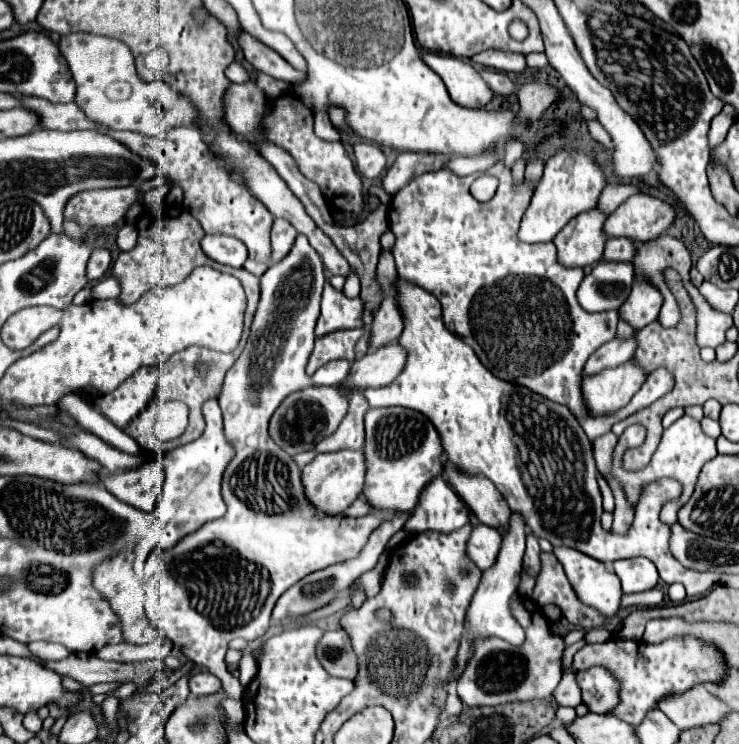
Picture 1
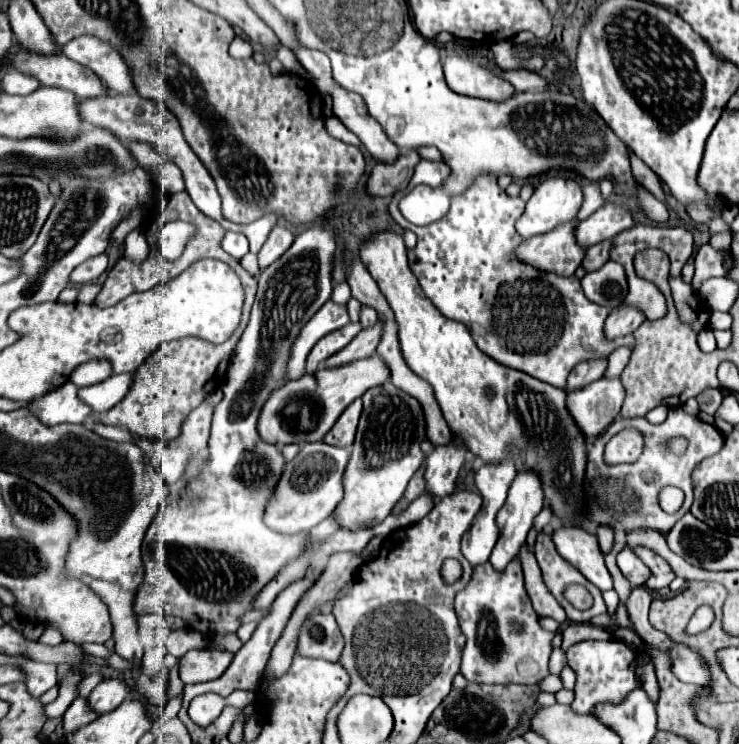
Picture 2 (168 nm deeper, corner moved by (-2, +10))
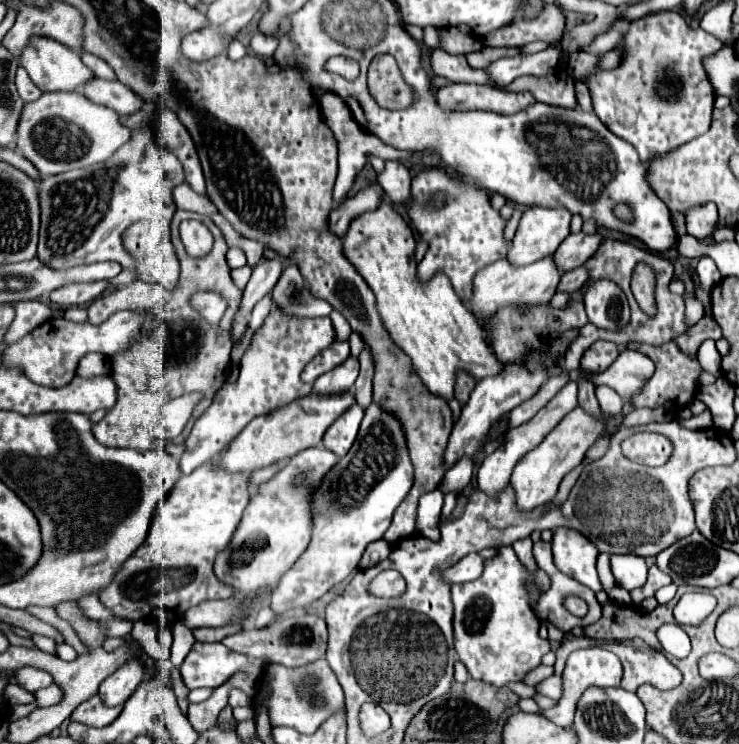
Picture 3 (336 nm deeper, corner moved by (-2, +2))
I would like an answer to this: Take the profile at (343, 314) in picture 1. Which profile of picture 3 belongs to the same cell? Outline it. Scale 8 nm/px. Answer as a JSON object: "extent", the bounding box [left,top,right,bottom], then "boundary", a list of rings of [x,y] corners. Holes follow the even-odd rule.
{"extent":[181,310,333,474],"boundary":[[[273,310],[261,328],[255,330],[247,352],[241,358],[239,380],[235,384],[223,384],[215,394],[209,410],[197,418],[185,446],[187,452],[181,456],[181,472],[191,474],[195,468],[207,464],[215,454],[223,450],[253,418],[269,414],[283,404],[311,394],[311,386],[301,382],[303,368],[331,346],[333,326],[329,318],[287,318],[281,310]]]}

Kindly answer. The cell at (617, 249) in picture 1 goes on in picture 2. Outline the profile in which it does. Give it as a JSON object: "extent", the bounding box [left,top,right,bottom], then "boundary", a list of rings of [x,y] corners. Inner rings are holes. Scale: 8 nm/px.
{"extent":[583,240,613,272],"boundary":[[[603,240],[603,242],[595,244],[595,246],[589,246],[587,254],[585,254],[585,260],[583,260],[583,266],[589,272],[601,268],[611,258],[611,248],[613,248],[613,240]]]}

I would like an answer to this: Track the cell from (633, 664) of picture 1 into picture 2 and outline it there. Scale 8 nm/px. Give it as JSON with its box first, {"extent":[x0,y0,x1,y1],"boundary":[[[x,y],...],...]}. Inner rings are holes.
{"extent":[567,640,639,714],"boundary":[[[585,640],[577,642],[567,650],[569,666],[577,672],[577,686],[575,686],[575,700],[571,708],[579,714],[591,714],[597,704],[619,704],[631,690],[639,688],[637,680],[637,666],[639,656],[637,652],[625,644],[623,640]]]}

